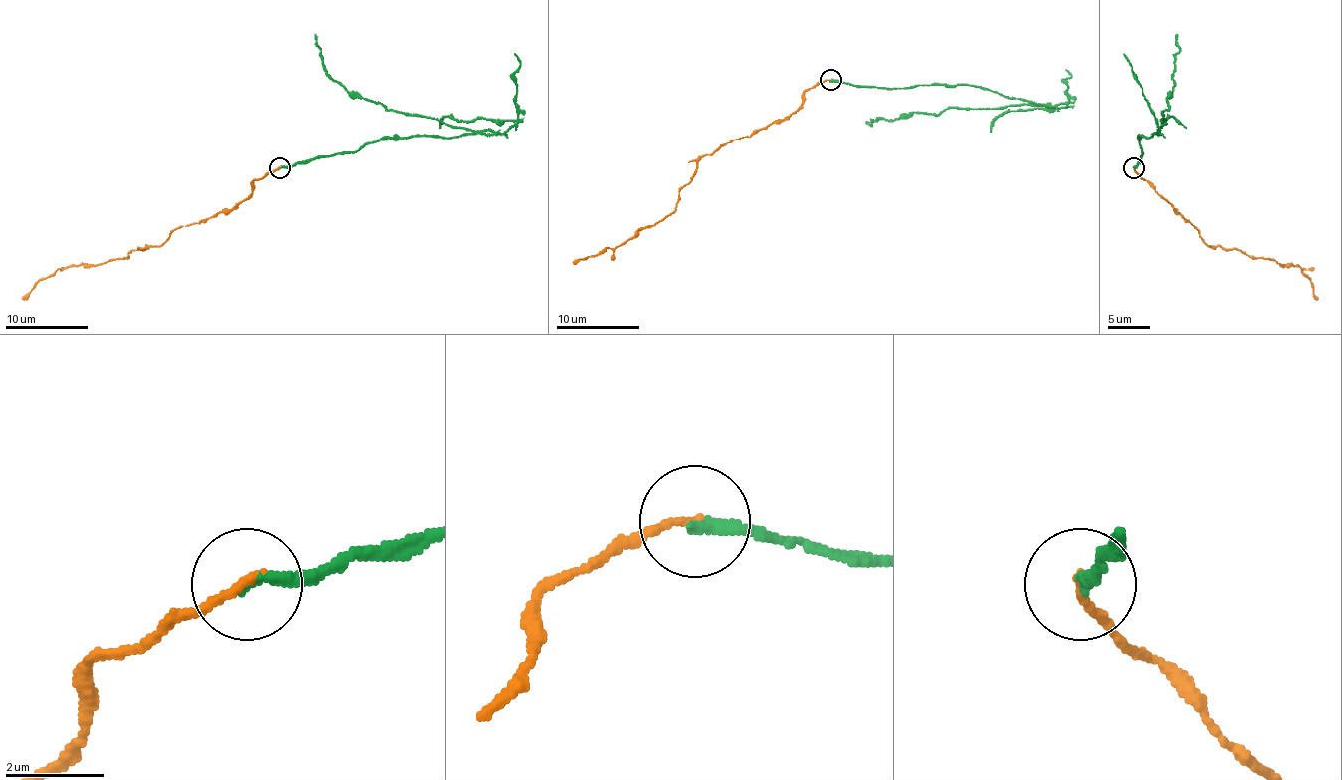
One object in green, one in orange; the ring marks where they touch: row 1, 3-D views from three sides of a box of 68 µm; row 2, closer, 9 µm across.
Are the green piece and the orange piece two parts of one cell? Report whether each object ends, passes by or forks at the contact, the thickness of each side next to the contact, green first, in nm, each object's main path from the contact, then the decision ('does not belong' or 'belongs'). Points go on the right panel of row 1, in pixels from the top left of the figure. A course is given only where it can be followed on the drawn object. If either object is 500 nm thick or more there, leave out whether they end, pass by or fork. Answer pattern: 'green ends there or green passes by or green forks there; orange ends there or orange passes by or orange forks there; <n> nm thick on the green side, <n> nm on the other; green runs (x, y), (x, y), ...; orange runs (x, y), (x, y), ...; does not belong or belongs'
green ends there; orange ends there; 220 nm thick on the green side, 160 nm on the other; green runs (1133, 167), (1142, 159), (1139, 136), (1150, 138), (1162, 125), (1162, 113), (1169, 107), (1179, 49), (1175, 34); orange runs (1133, 167), (1193, 225), (1208, 246), (1272, 258), (1279, 265), (1297, 265), (1310, 279), (1316, 300); does not belong

